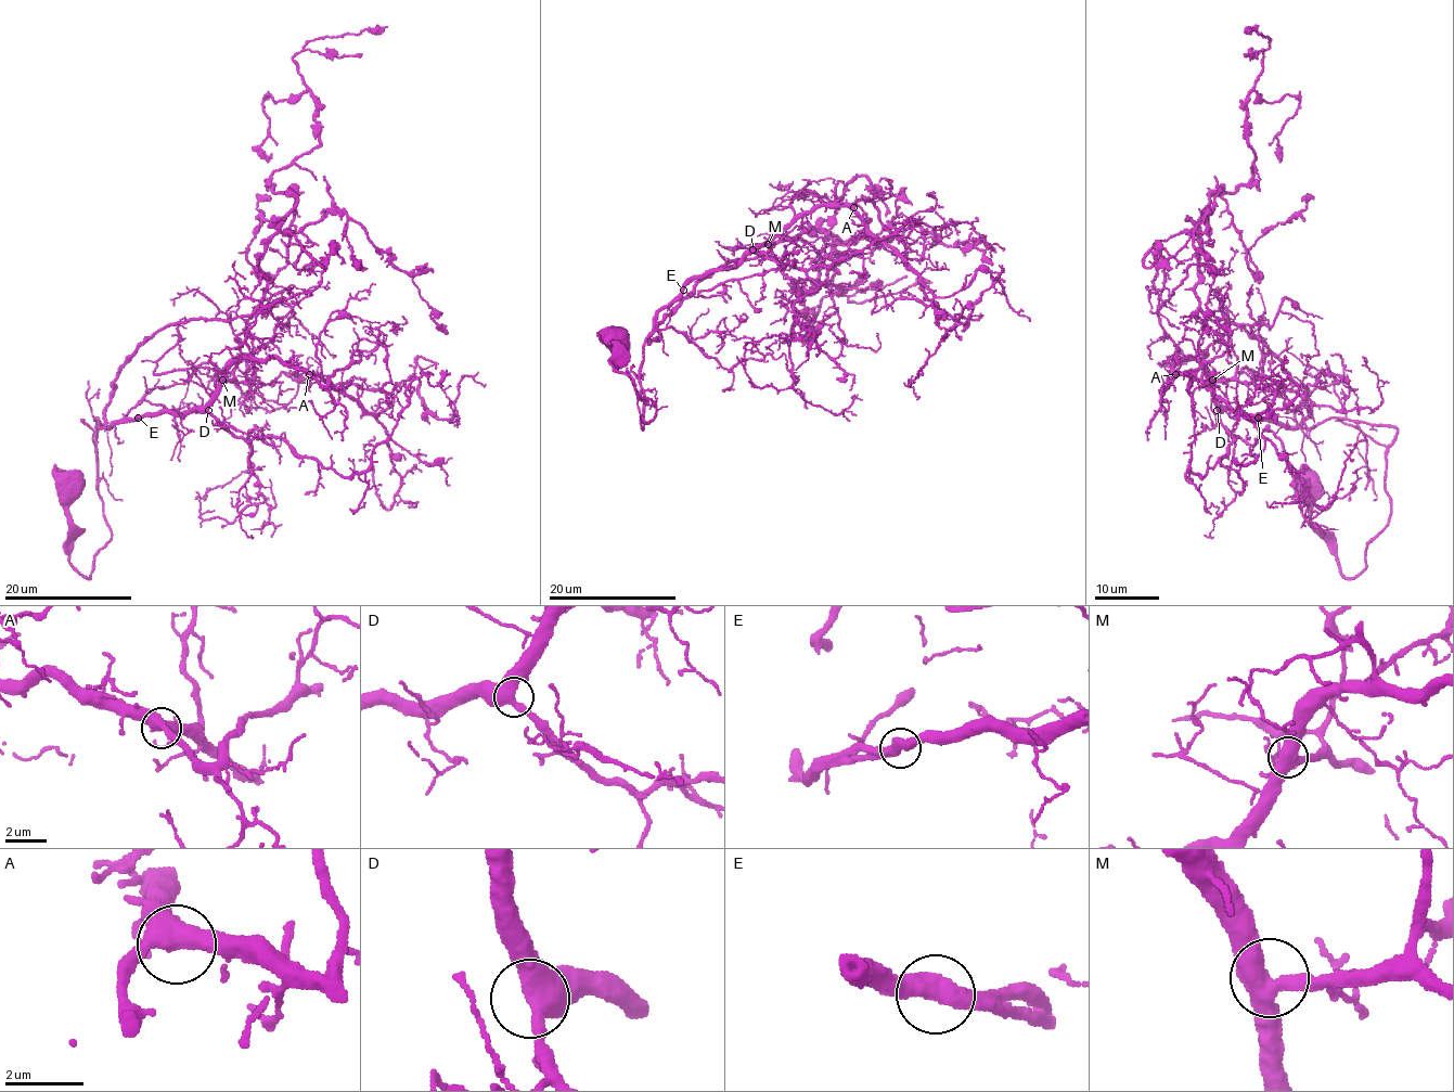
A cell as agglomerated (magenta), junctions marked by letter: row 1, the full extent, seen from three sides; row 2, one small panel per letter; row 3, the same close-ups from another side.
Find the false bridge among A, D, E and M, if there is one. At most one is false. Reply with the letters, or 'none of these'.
none of these

